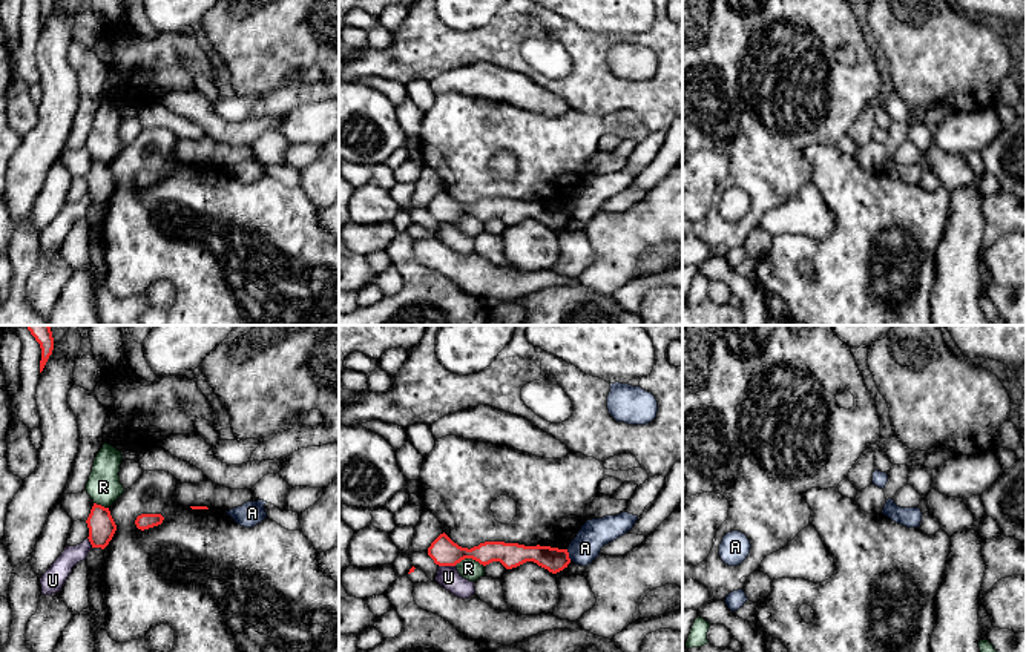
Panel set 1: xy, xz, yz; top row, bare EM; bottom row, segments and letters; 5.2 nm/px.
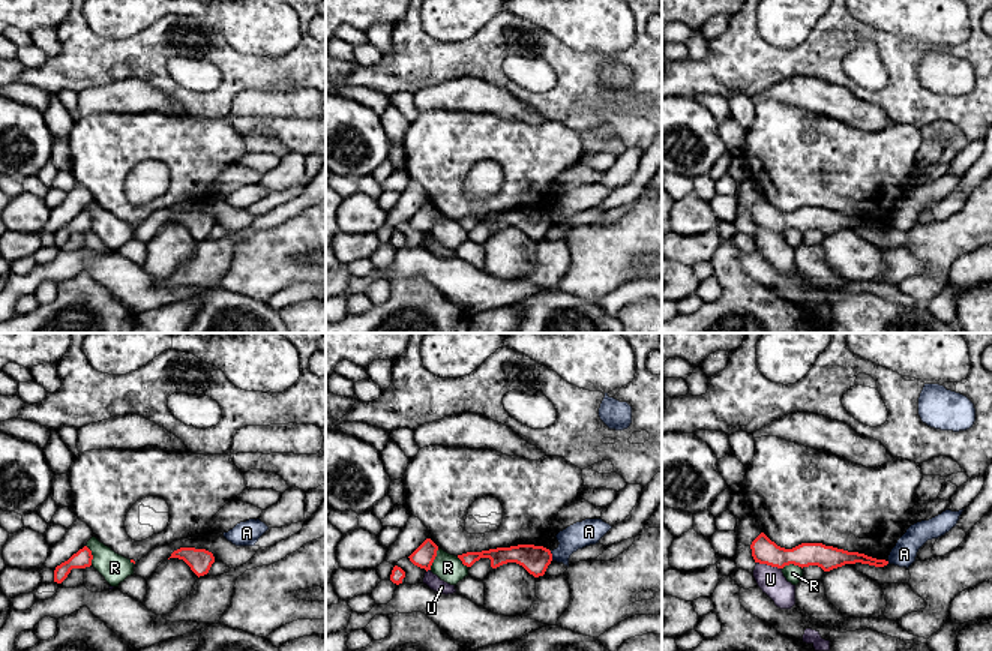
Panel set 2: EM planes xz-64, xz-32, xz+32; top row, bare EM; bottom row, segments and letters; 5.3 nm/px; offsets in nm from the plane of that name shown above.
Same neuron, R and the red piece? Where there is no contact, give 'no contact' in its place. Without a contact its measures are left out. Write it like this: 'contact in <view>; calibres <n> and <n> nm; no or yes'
contact in xz; calibres 150 and 110 nm; no

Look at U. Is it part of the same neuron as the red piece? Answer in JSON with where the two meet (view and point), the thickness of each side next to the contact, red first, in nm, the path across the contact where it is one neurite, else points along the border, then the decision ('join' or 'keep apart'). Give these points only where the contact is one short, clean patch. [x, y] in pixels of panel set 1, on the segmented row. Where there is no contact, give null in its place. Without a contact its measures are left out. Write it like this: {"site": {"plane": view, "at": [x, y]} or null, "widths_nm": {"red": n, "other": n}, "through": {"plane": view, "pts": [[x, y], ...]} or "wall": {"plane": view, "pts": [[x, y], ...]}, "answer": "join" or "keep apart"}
{"site": {"plane": "xz", "at": [447, 565]}, "widths_nm": {"red": 150, "other": 120}, "wall": {"plane": "xz", "pts": [[439, 565], [454, 566]]}, "answer": "keep apart"}

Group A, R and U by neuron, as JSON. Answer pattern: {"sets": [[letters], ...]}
{"sets": [["A"], ["R"], ["U"]]}

